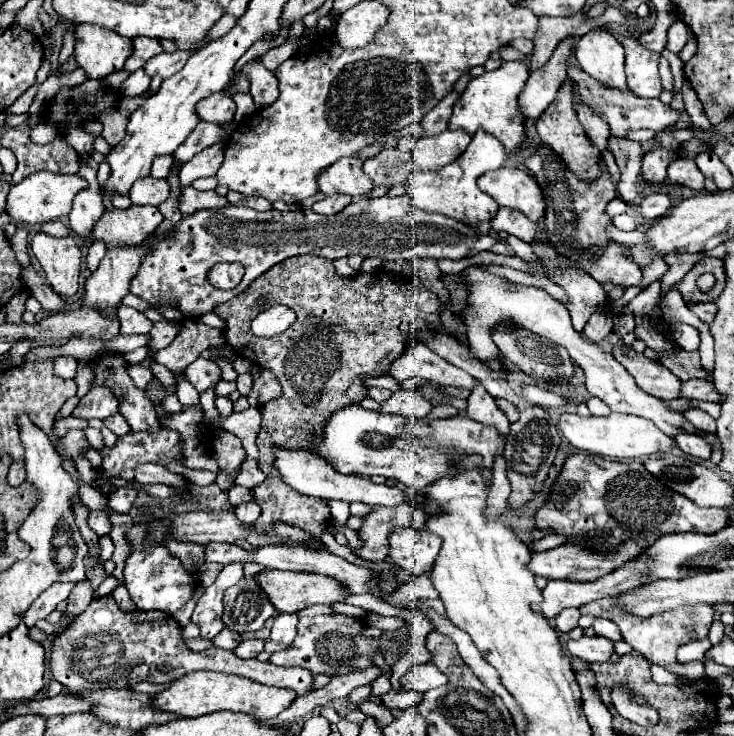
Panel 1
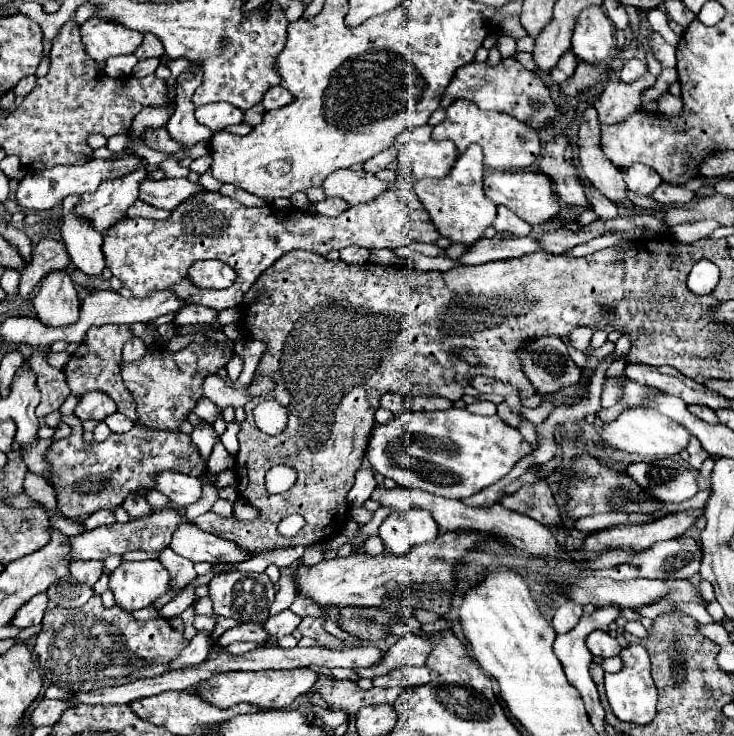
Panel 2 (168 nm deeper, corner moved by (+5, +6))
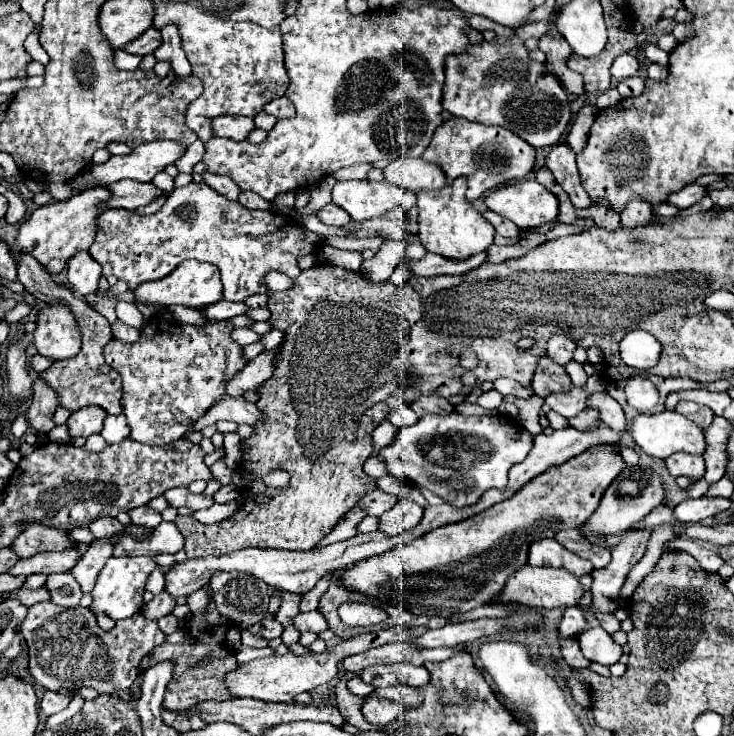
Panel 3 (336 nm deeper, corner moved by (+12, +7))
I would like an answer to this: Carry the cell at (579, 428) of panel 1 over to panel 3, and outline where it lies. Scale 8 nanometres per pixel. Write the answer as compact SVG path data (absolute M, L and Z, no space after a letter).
M662 411L656 415L638 415L632 423L632 431L630 431L636 447L640 447L644 453L652 455L652 457L660 457L666 459L676 451L684 451L684 453L692 453L692 455L704 455L706 451L706 439L704 439L704 431L688 421L684 415L676 413L676 411Z

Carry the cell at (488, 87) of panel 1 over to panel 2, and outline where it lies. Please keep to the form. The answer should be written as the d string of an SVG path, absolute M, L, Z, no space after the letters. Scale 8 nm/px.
M459 98L447 108L447 118L433 128L433 138L453 140L459 152L463 152L473 142L481 144L485 154L485 166L495 170L527 170L541 154L539 136L529 124L517 120L507 112L501 114L497 110L479 110L479 106L467 98Z

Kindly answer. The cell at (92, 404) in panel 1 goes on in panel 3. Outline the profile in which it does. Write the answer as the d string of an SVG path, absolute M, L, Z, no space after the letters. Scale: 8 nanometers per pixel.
M92 405L88 409L80 409L80 411L72 413L66 423L70 437L84 437L86 439L94 433L100 433L106 415L108 413L104 413L104 409L96 409Z

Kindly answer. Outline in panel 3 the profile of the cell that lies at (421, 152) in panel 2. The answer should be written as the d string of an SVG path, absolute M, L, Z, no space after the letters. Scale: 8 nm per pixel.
M396 159L384 169L384 179L392 185L408 189L412 193L418 191L440 191L446 181L444 173L436 169L436 165L428 165L422 159Z

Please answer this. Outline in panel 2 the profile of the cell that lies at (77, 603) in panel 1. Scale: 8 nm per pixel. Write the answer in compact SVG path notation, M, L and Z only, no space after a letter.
M73 560L71 562L71 576L85 586L93 586L101 574L103 574L103 562L95 562L95 560L87 560L87 562Z

